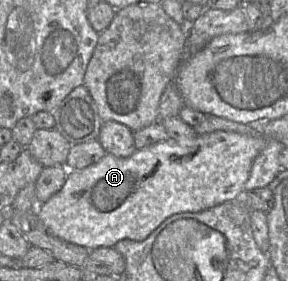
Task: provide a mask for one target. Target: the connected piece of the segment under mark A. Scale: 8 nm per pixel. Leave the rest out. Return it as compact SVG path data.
M214 131L192 140L168 139L138 149L129 157L106 153L93 165L68 171L62 189L38 205L38 216L51 234L89 250L113 247L123 239L142 241L172 215L200 212L243 196L252 164L265 148L266 140L263 134Z

